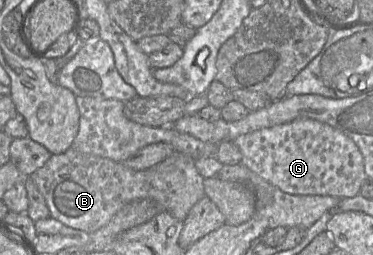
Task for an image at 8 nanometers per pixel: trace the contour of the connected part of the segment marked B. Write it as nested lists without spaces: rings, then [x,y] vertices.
[[[70,147],[63,153],[51,155],[42,167],[29,176],[43,195],[52,218],[87,233],[93,233],[106,225],[123,206],[137,199],[153,200],[161,207],[161,211],[167,211],[180,221],[184,221],[190,209],[205,196],[204,178],[195,166],[195,159],[180,152],[174,152],[149,169],[137,171],[127,167],[123,162],[82,153]]]

